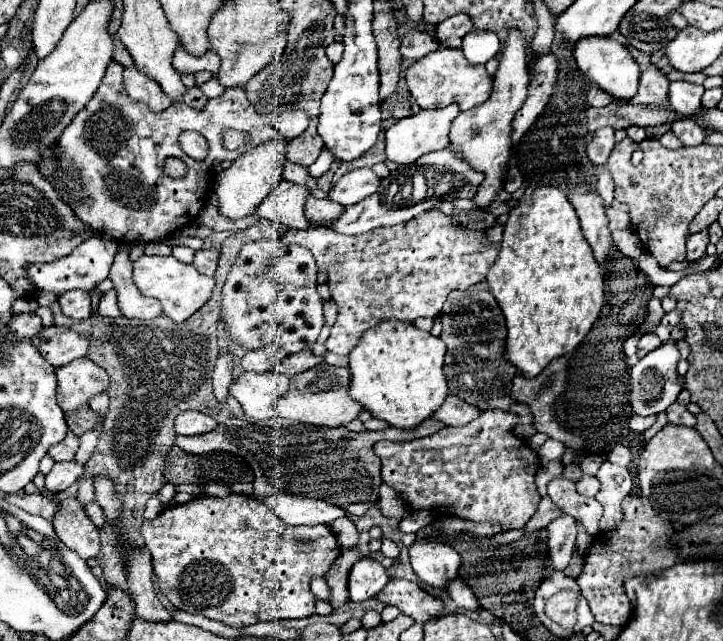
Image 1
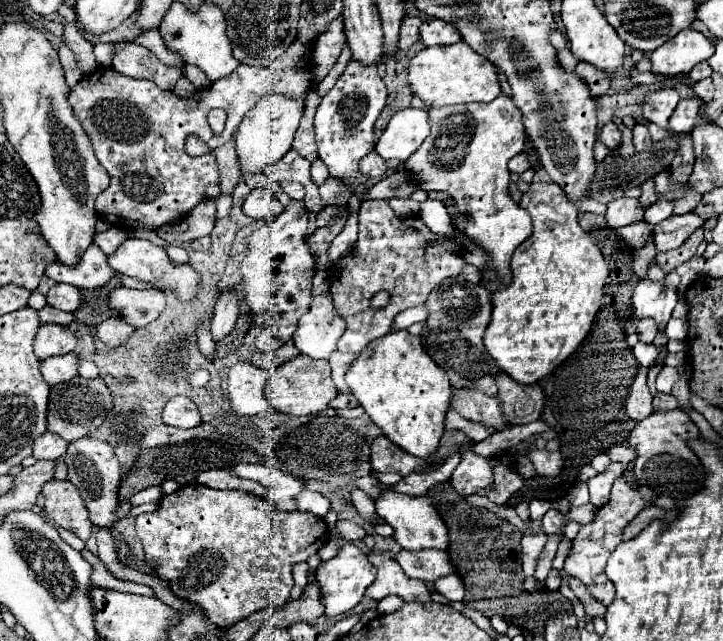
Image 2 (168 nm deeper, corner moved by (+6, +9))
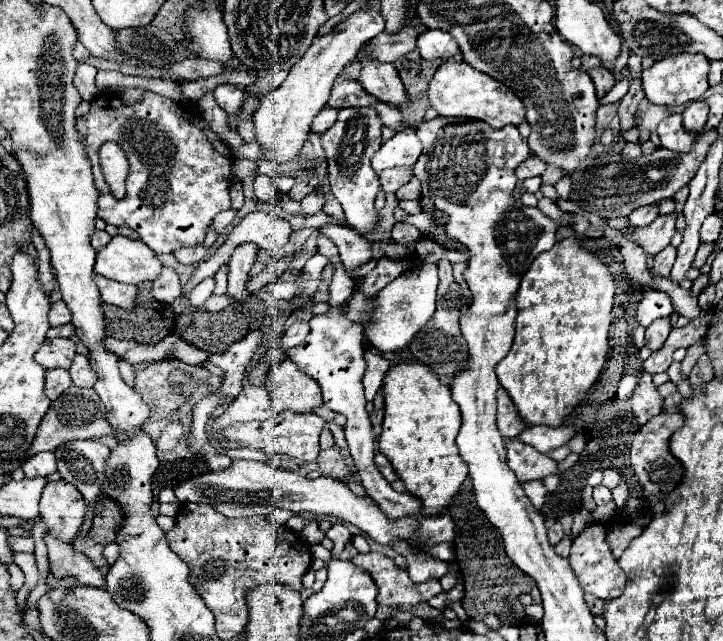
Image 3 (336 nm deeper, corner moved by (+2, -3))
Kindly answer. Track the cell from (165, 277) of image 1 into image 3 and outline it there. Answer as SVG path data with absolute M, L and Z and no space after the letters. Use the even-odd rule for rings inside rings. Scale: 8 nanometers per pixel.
M117 234L97 252L95 272L123 284L141 284L159 276L161 262L141 240Z

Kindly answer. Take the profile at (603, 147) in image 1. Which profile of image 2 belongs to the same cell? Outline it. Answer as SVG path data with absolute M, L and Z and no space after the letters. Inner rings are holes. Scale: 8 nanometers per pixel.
M607 122L607 124L599 130L597 138L599 138L607 148L615 148L615 146L621 144L621 132L619 132L619 128L617 128L613 122Z

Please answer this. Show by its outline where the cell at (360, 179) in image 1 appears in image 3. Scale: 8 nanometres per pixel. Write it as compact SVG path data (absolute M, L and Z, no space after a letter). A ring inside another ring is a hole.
M389 168L379 176L379 182L381 182L385 192L393 194L403 184L407 184L411 178L413 178L413 168Z

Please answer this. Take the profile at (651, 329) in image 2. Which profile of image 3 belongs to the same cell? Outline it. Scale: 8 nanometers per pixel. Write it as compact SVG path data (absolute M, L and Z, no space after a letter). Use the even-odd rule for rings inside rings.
M661 318L661 320L655 320L653 324L649 324L647 332L645 332L645 344L647 344L647 348L651 348L653 352L659 350L665 344L665 340L667 340L671 330L673 330L673 326L671 326L669 318Z

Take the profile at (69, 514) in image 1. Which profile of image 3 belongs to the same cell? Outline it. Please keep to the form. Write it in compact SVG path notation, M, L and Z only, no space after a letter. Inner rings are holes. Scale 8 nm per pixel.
M65 480L47 482L41 494L39 512L47 532L57 540L71 544L85 518L85 500L81 492Z

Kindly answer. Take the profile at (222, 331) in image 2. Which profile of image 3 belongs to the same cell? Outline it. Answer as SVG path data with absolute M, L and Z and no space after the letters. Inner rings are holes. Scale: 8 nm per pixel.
M245 242L239 244L229 260L229 286L227 286L227 294L231 294L235 298L235 302L243 302L249 292L245 290L245 282L249 278L249 270L253 268L255 260L257 260L257 246L253 242Z

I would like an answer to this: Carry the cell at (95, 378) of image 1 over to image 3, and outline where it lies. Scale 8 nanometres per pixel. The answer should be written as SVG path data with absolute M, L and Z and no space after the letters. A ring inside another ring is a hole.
M47 370L45 372L45 394L49 400L55 400L71 386L69 370Z

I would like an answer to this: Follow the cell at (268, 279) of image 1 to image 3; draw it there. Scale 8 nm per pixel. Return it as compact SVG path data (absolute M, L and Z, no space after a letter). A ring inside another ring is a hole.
M309 194L303 198L301 202L301 208L303 208L303 214L315 214L323 208L323 196L317 196L317 194Z

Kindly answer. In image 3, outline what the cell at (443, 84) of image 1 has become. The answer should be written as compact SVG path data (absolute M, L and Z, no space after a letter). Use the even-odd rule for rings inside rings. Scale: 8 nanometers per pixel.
M455 60L443 62L435 72L427 94L431 100L431 108L435 108L441 116L483 120L491 128L497 128L497 130L505 128L507 124L521 126L525 122L523 102L509 88L505 88L505 84L497 82L495 78L483 72L477 72L467 62L455 62Z

